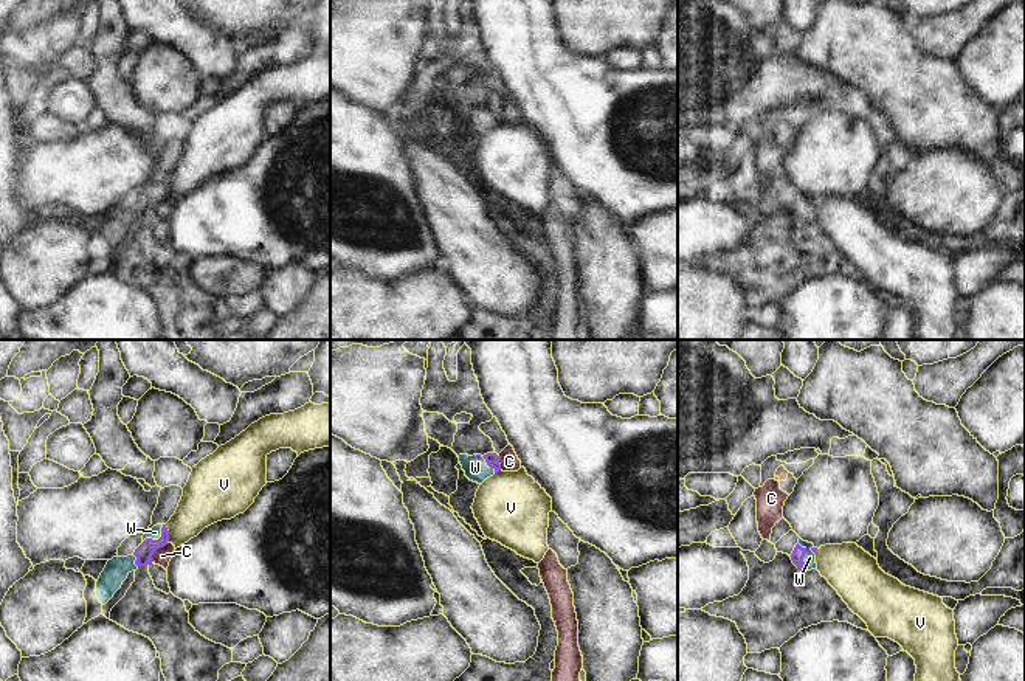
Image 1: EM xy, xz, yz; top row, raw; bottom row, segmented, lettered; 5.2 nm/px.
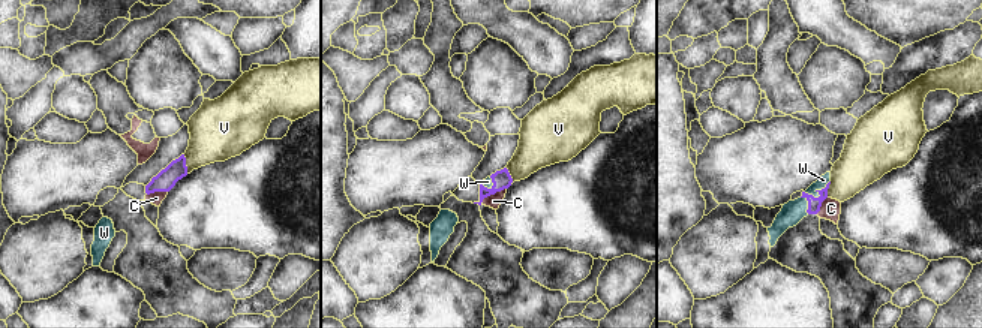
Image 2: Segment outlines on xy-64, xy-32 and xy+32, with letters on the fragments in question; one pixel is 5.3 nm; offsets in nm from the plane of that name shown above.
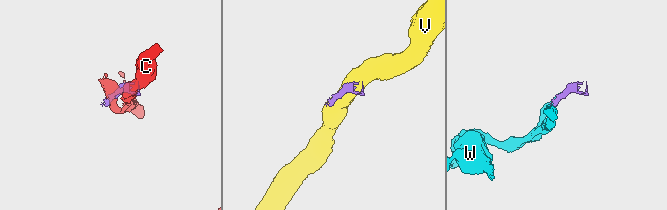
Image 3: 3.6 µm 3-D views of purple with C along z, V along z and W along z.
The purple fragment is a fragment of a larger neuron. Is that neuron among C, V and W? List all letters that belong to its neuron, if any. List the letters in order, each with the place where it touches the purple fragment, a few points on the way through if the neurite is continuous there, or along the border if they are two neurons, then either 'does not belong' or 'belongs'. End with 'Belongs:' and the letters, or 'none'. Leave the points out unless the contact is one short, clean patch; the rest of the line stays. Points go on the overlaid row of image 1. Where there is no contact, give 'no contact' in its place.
C: contact xy (155, 549); does not belong
V: contact xy (168, 534); does not belong
W: contact xy (158, 539); way xy (144, 551), (158, 539), (155, 532); belongs
Belongs: W

